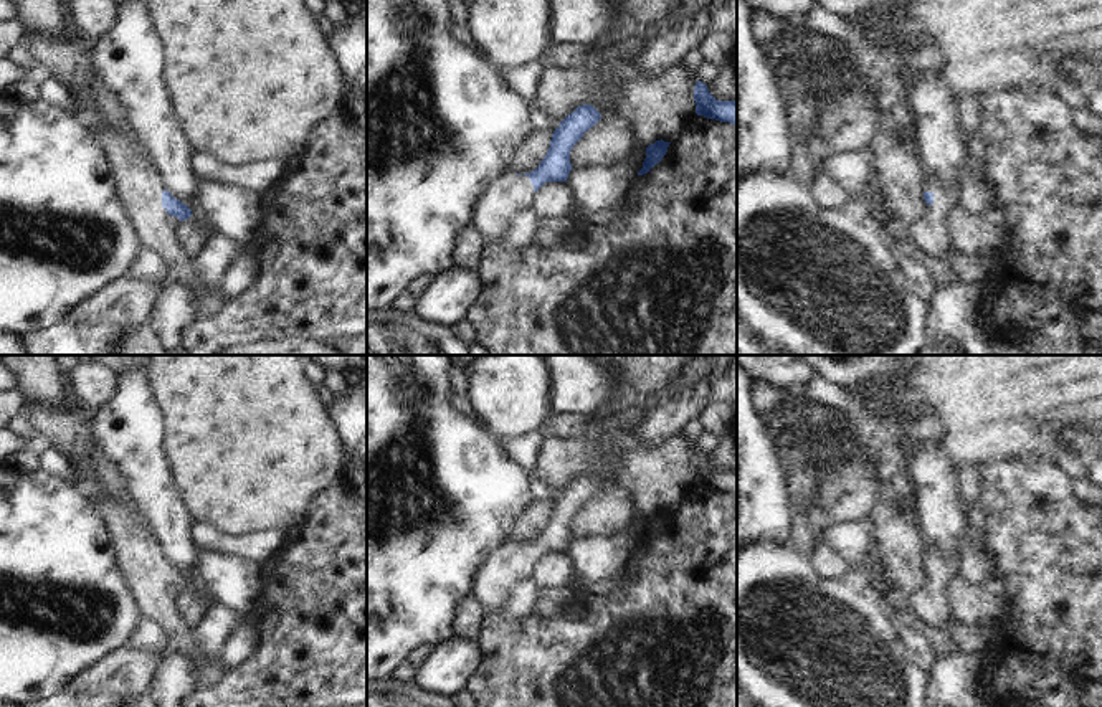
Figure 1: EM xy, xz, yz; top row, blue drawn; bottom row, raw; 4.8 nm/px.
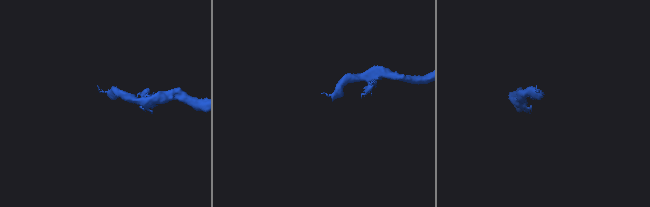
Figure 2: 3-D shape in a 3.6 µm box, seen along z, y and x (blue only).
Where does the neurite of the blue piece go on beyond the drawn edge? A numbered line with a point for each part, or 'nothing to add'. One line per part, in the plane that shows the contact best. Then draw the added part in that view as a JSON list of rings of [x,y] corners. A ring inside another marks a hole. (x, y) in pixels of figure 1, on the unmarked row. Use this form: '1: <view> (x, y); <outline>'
1: xz (503, 569); [[[502,543],[479,565],[471,581],[471,596],[484,611],[497,611],[509,591],[530,578],[534,563],[534,555],[524,543]]]

